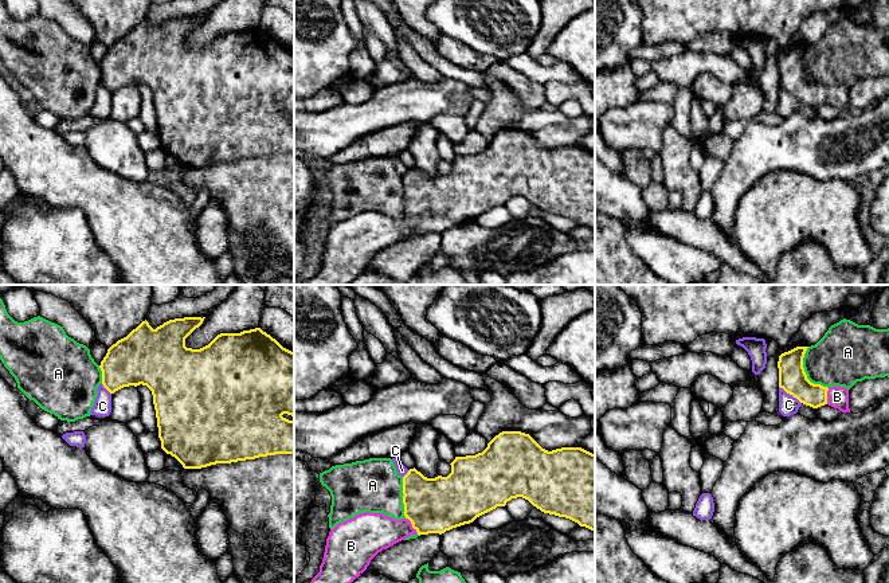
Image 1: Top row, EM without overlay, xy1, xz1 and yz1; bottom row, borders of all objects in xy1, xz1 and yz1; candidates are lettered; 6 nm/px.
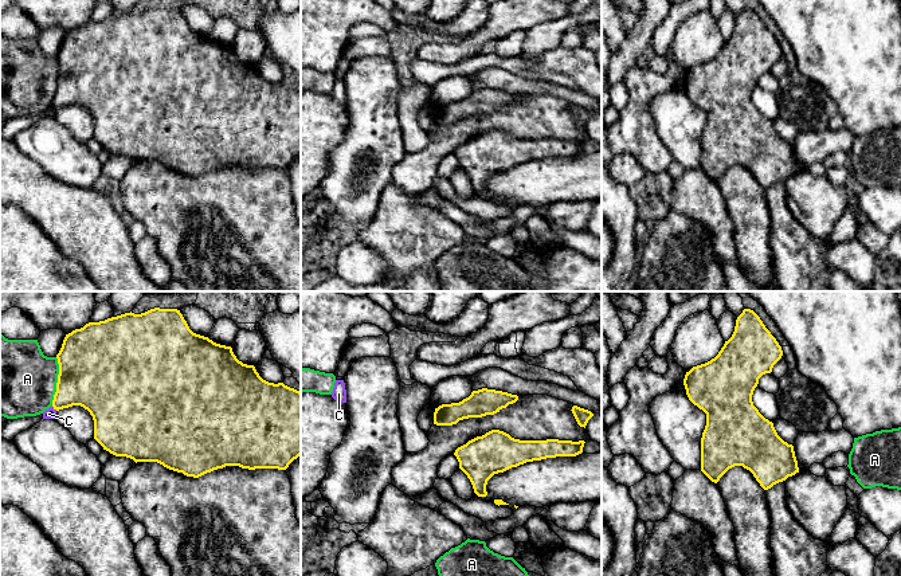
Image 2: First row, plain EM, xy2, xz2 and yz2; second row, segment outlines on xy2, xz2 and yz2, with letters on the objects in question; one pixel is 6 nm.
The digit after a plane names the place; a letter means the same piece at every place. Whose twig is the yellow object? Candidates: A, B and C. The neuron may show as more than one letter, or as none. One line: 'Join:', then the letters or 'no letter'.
Join: B

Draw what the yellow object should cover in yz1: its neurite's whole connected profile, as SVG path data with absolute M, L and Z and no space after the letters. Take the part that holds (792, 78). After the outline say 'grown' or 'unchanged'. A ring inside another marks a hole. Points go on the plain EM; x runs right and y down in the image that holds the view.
M796 46L779 55L779 86L812 107L829 103L842 111L850 111L847 87L838 85L827 87L807 78L803 67L807 47Z; grown

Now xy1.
M184 16L153 28L142 20L118 39L101 60L102 83L110 91L146 85L153 94L161 148L184 168L201 168L275 153L294 153L294 51L283 47L261 27L240 32L220 32L200 48L185 46L185 38L205 16Z; unchanged

